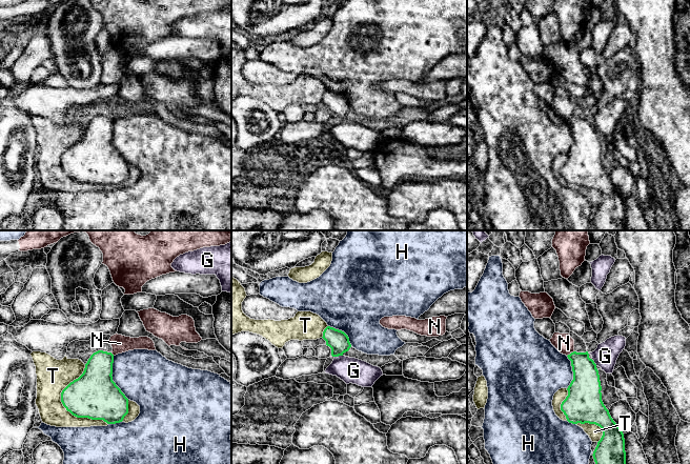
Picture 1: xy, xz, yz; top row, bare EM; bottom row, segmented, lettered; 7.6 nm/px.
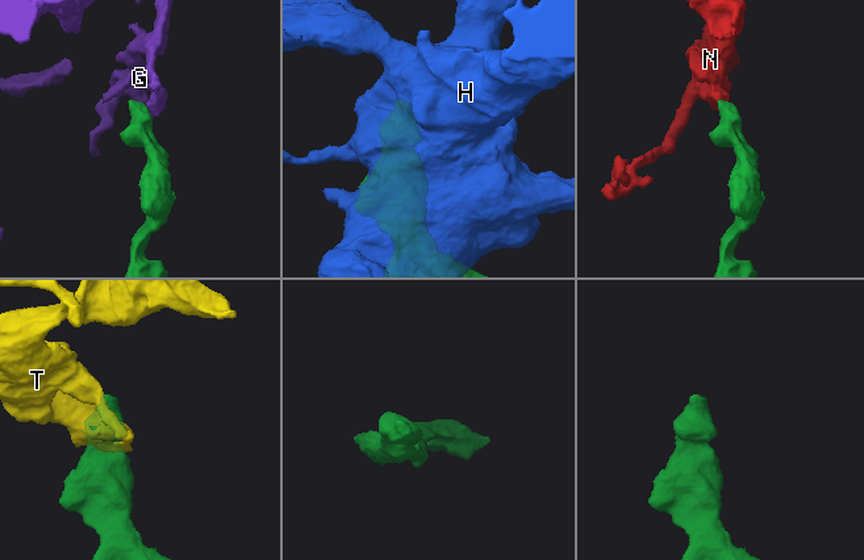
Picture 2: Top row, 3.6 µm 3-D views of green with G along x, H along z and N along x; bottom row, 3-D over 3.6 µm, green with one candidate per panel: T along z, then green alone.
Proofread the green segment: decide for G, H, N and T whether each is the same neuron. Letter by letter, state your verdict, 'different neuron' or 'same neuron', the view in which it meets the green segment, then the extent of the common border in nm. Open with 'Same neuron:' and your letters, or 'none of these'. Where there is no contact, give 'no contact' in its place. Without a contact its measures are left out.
Same neuron: none of these
G: different neuron | xz | 70 nm
H: different neuron | xy | 360 nm
N: different neuron | yz | 70 nm
T: different neuron | xy | 500 nm

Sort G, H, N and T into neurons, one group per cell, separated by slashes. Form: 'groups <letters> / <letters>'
groups G / H / N / T

